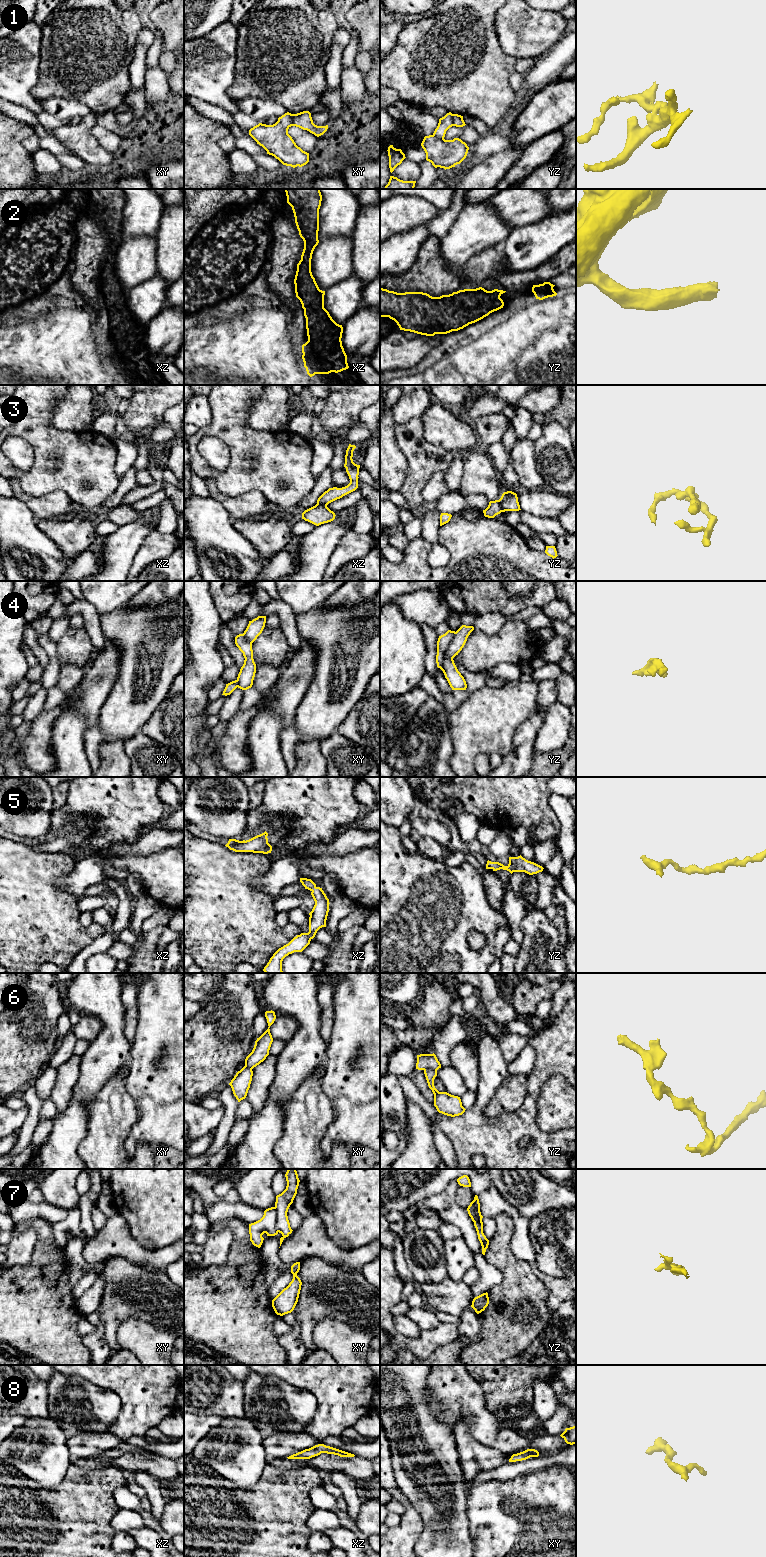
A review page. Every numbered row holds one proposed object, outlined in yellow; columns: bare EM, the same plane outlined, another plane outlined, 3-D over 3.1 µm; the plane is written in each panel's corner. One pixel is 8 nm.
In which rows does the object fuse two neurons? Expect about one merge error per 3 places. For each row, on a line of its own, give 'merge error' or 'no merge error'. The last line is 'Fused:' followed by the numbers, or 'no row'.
1: merge error
2: no merge error
3: merge error
4: merge error
5: no merge error
6: merge error
7: merge error
8: no merge error
Fused: 1, 3, 4, 6, 7

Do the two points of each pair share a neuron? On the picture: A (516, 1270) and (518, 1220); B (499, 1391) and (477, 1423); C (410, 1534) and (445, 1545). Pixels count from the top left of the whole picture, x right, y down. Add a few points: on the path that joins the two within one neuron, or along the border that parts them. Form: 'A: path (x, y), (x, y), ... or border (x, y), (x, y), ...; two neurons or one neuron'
A: border (512, 1234), (511, 1252), (533, 1266); two neurons
B: border (479, 1386), (485, 1406), (501, 1420); two neurons
C: border (418, 1513), (422, 1522), (422, 1532), (413, 1546); two neurons

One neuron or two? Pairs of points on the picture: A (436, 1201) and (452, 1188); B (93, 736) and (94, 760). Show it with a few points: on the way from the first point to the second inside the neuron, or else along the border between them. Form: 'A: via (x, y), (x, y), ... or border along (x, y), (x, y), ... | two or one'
A: via (440, 1200), (448, 1192) | one
B: via (93, 742), (93, 754) | one

